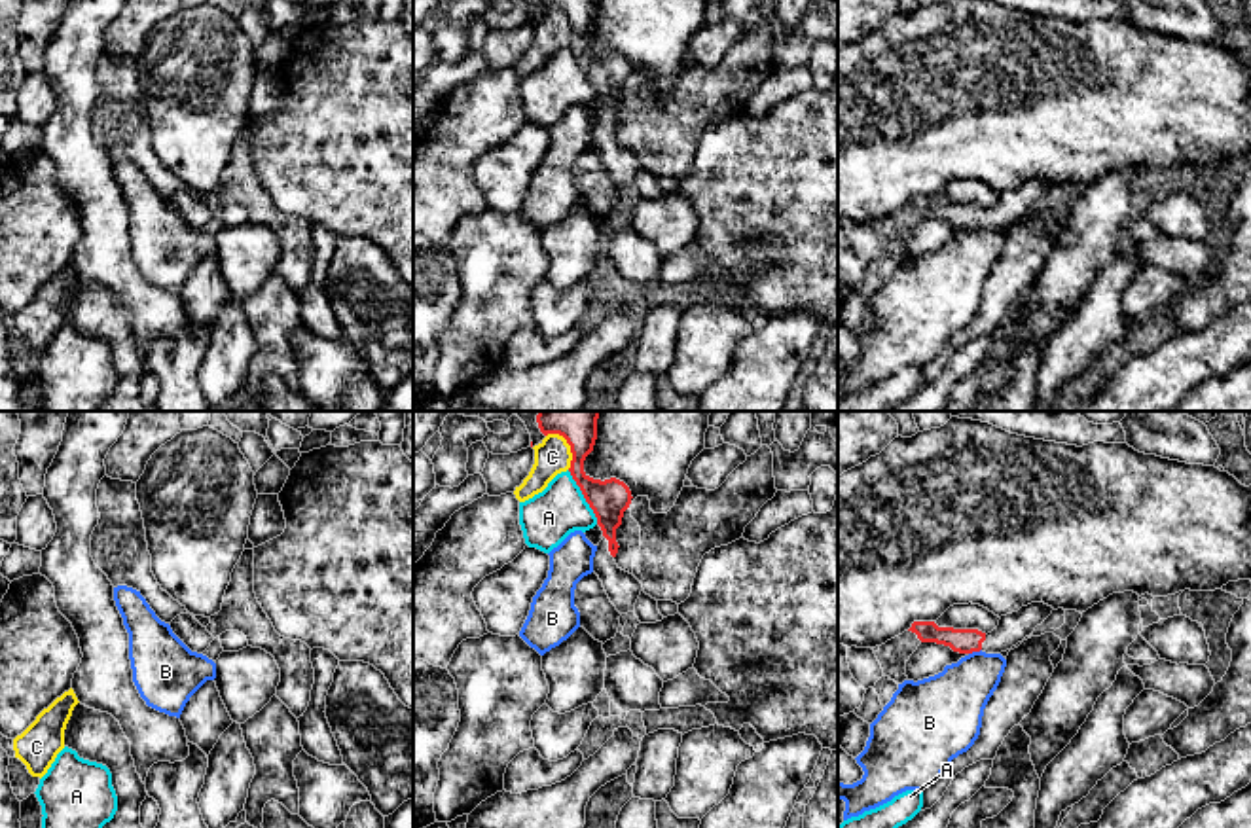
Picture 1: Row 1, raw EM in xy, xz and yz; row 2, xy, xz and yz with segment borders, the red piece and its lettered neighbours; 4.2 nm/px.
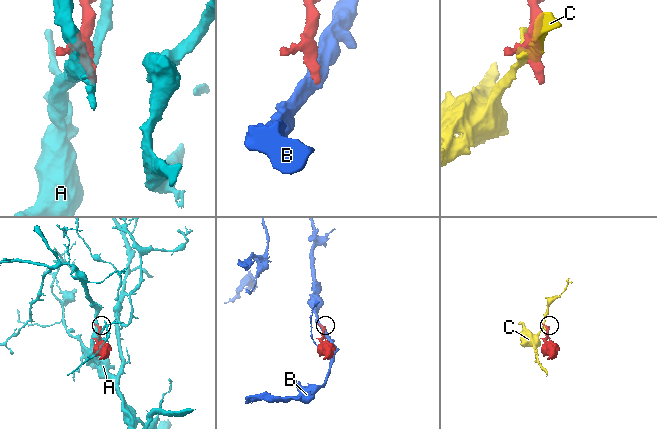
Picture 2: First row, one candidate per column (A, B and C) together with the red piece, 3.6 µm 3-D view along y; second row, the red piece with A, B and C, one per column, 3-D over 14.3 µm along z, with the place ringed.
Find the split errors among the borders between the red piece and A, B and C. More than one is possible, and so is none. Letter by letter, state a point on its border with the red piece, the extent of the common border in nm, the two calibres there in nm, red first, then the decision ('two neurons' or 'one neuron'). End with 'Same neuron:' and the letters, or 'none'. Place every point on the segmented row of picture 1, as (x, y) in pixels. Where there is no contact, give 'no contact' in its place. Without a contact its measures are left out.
A: contact xz (584, 497); length 260 nm; calibres 170 and 220 nm; two neurons
B: contact yz (975, 650); length 60 nm; calibres 110 and 280 nm; two neurons
C: contact xz (569, 444); length 180 nm; calibres 220 and 150 nm; two neurons
Same neuron: none

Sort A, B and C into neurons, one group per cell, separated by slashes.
A / B / C

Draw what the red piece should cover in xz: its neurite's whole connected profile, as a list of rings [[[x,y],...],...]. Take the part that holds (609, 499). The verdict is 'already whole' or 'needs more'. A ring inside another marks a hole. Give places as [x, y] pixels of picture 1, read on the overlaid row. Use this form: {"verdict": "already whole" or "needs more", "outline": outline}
{"verdict": "needs more", "outline": [[[538,411],[536,423],[544,436],[559,434],[571,445],[571,476],[580,487],[586,502],[597,517],[603,540],[593,557],[593,572],[620,614],[635,610],[643,584],[629,572],[622,570],[614,557],[618,553],[616,529],[622,525],[624,512],[631,504],[629,487],[616,479],[593,479],[584,472],[584,460],[593,451],[597,440],[599,411]]]}

